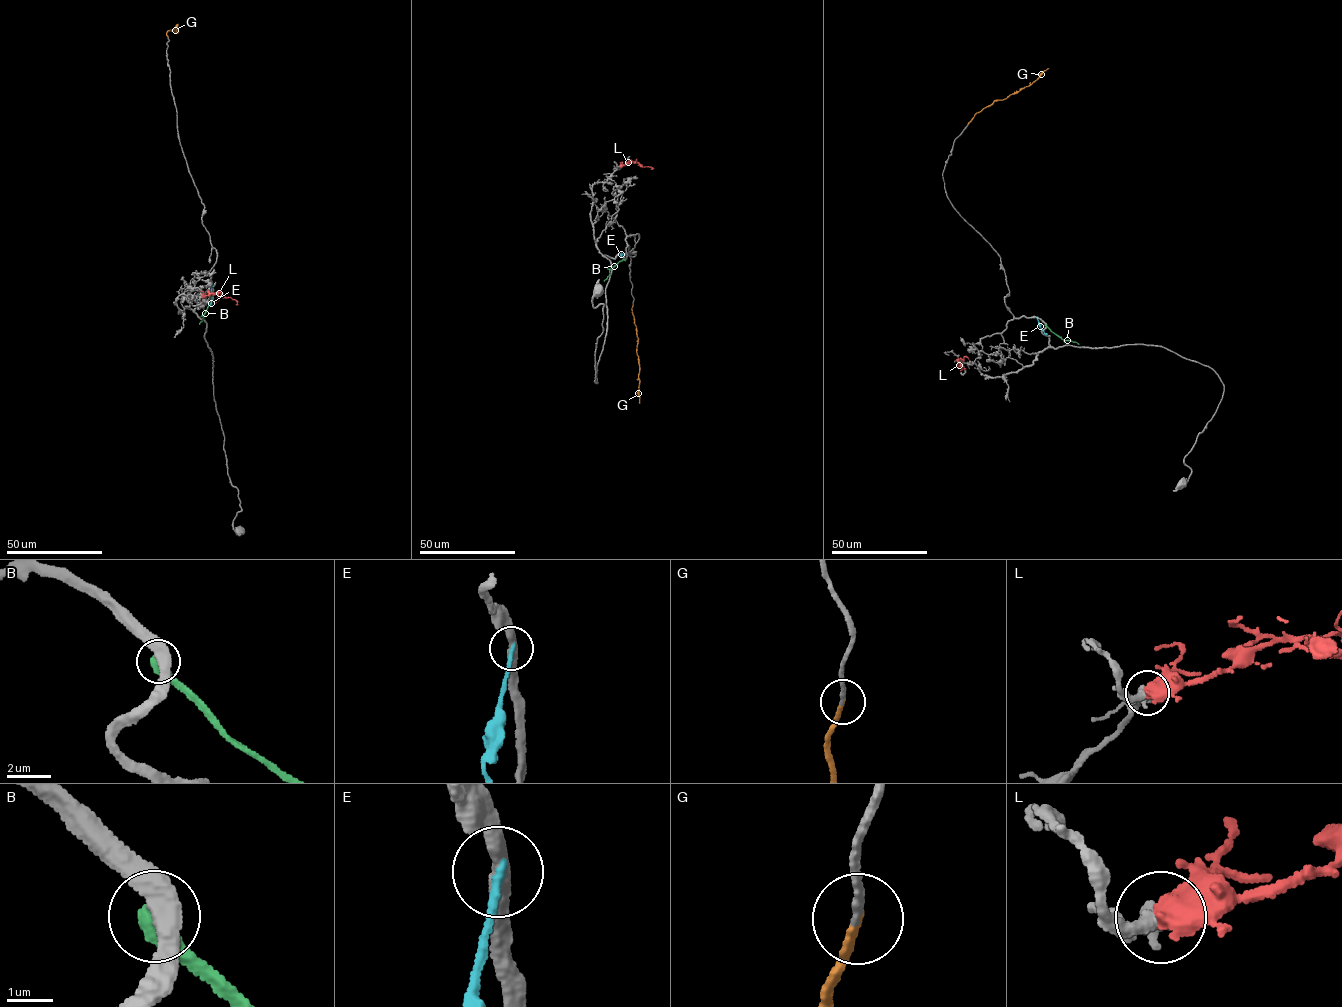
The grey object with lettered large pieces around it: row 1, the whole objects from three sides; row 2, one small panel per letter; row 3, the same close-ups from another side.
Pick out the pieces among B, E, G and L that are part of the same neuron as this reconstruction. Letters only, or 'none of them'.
G

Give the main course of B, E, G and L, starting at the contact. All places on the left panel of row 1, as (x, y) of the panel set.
B: (212, 295), (199, 324)
E: (212, 284), (210, 305)
G: (167, 37), (168, 31), (173, 29), (177, 33), (178, 24)
L: (202, 296), (219, 292), (234, 299), (235, 304)

